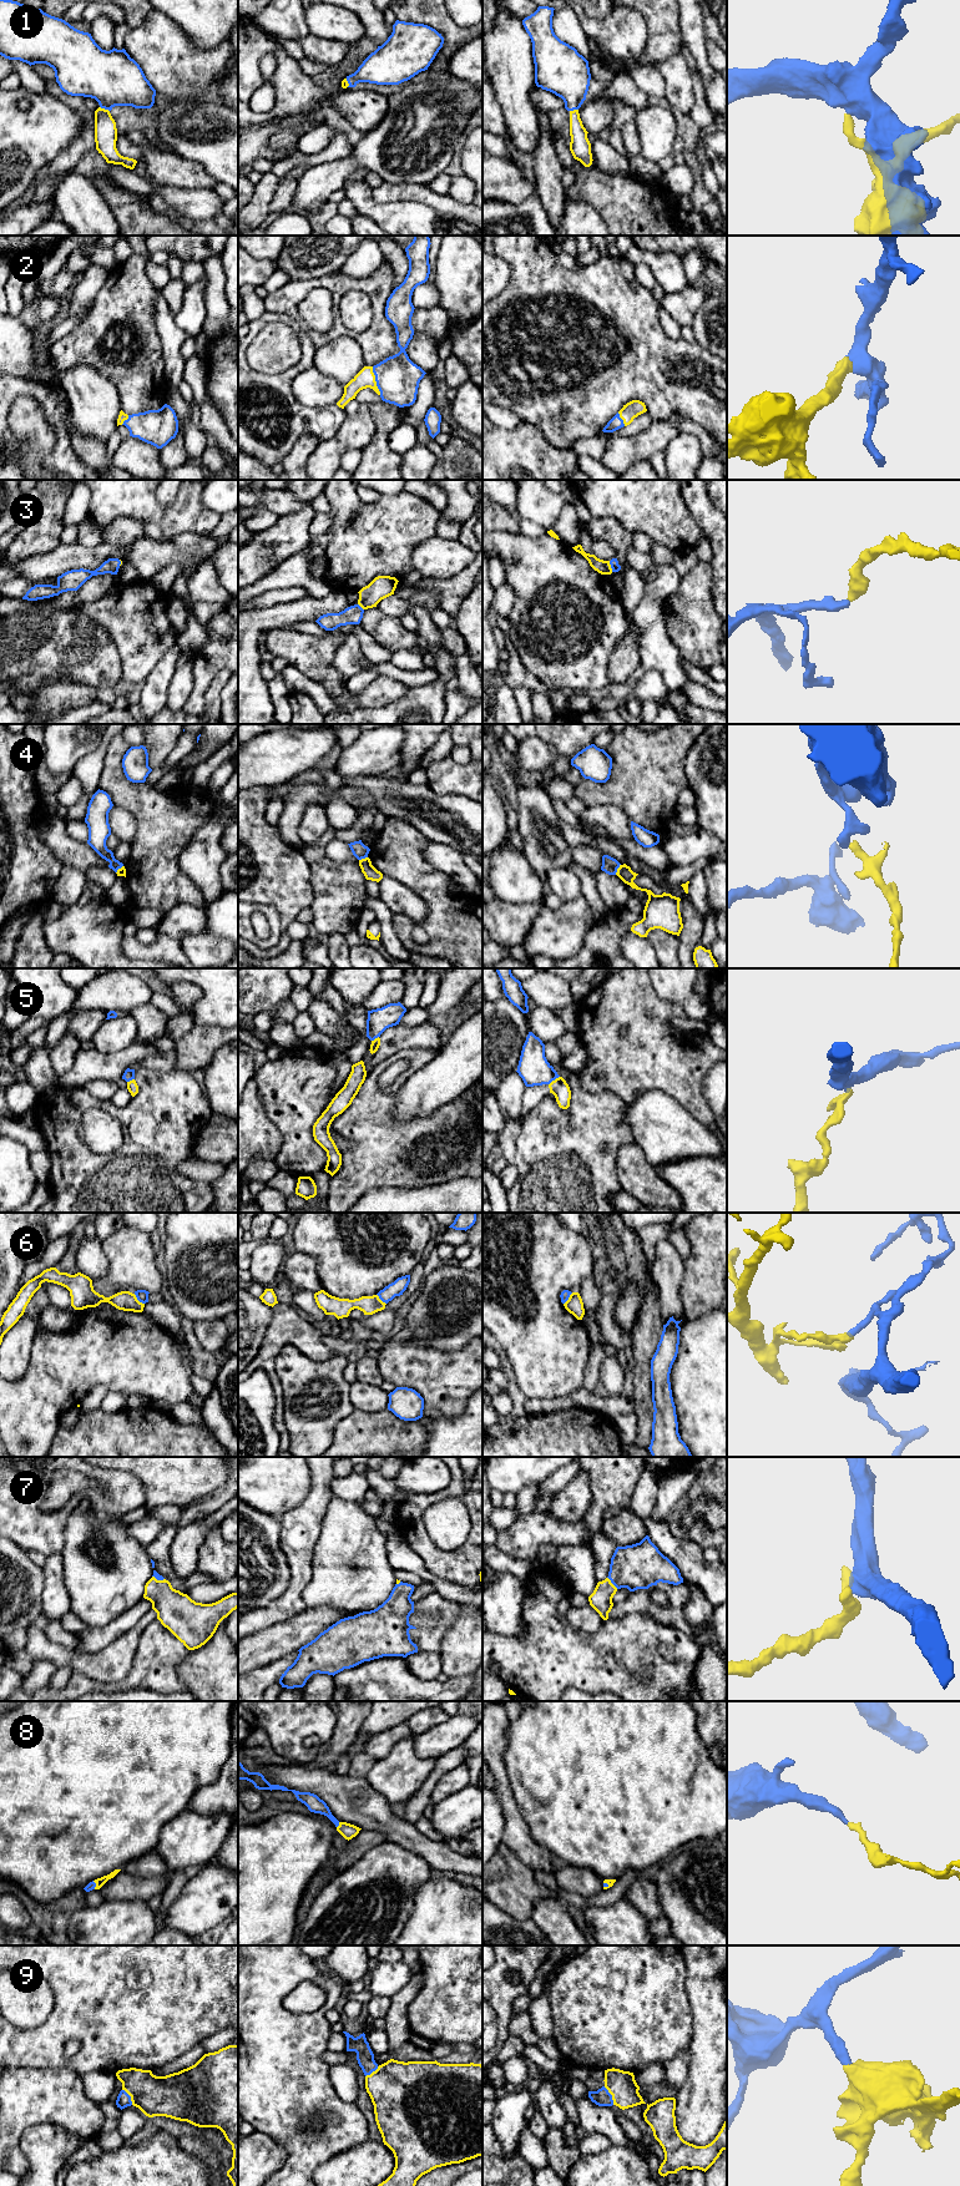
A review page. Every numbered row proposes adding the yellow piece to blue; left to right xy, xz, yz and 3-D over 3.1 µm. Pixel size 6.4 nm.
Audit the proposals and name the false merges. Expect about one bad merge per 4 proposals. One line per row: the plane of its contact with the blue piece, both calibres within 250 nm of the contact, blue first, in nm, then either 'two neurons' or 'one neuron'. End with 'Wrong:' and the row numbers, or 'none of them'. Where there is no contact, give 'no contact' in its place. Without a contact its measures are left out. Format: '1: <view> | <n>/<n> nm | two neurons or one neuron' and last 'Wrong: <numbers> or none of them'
1: xy | 360/140 nm | one neuron
2: xz | 280/120 nm | one neuron
3: yz | 60/90 nm | one neuron
4: yz | 110/90 nm | two neurons
5: yz | 200/120 nm | two neurons
6: xy | 80/130 nm | two neurons
7: yz | 300/140 nm | one neuron
8: xz | 100/100 nm | one neuron
9: yz | 110/180 nm | one neuron
Wrong: 4, 5, 6

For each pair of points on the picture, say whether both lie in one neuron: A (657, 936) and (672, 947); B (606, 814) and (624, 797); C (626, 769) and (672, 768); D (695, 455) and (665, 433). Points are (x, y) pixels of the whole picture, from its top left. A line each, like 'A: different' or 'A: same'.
A: same
B: different
C: same
D: different

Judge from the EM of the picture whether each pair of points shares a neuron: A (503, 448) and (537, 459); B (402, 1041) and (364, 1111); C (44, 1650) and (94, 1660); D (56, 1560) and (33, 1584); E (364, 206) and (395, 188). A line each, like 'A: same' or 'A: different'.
A: same
B: different
C: same
D: different
E: different

